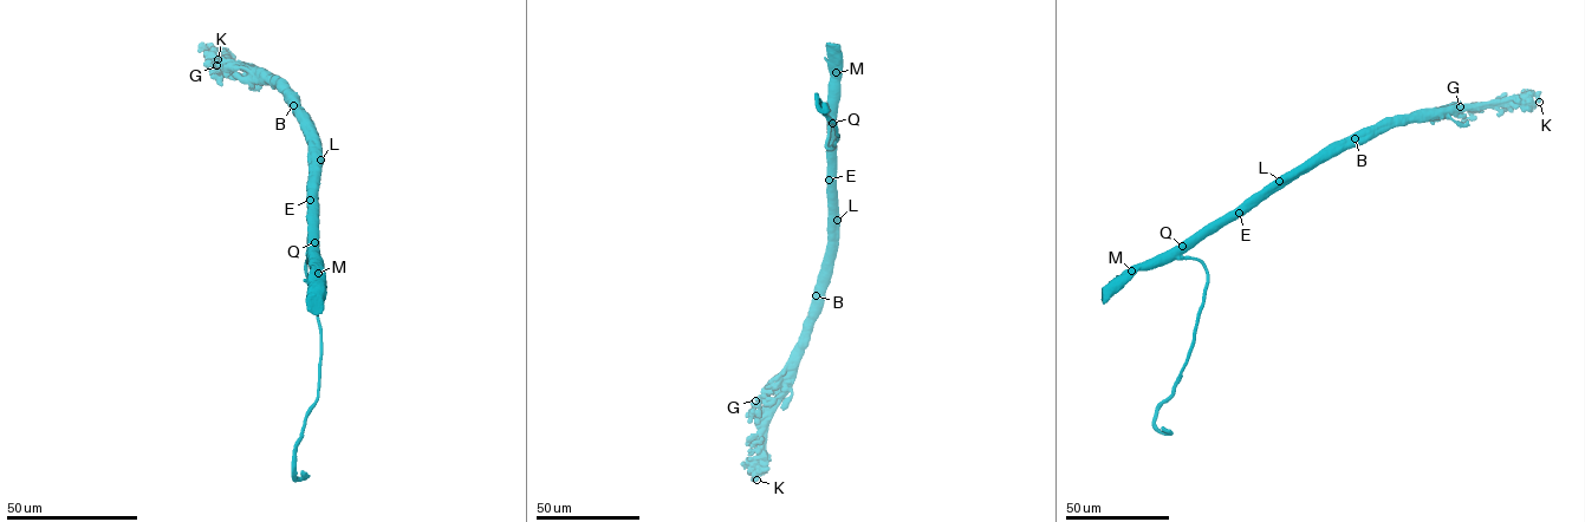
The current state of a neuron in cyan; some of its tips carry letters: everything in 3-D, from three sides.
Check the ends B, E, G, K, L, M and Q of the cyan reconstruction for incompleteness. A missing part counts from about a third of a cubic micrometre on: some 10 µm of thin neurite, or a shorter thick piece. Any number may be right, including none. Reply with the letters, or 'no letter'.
no letter

